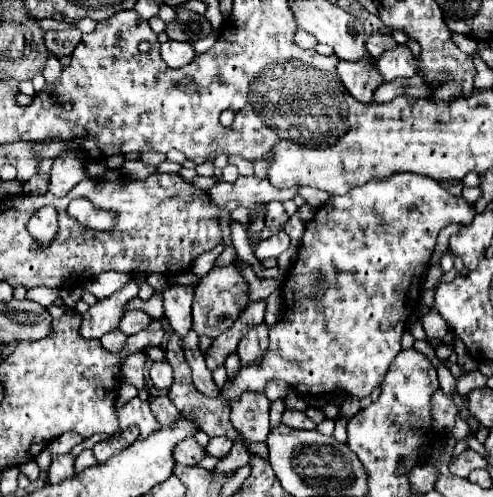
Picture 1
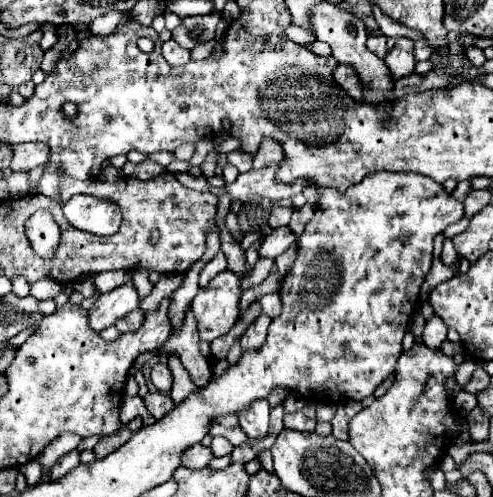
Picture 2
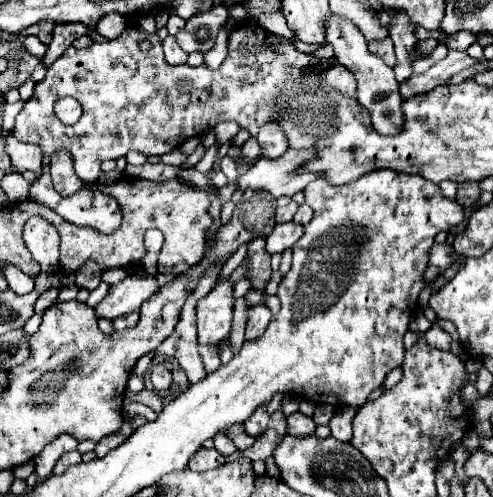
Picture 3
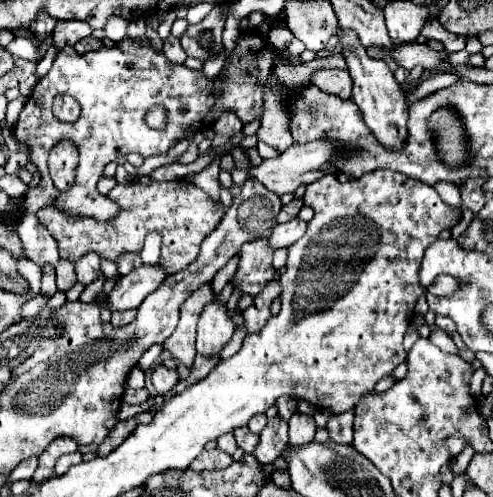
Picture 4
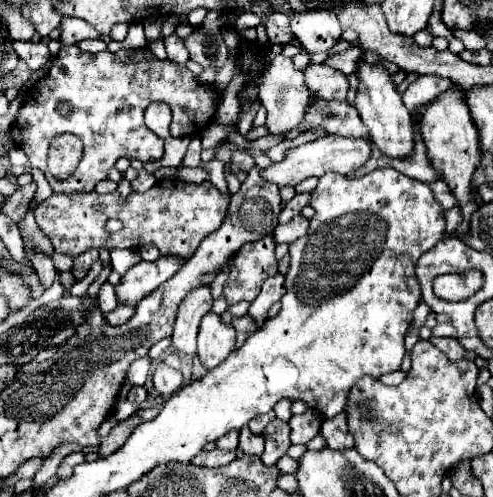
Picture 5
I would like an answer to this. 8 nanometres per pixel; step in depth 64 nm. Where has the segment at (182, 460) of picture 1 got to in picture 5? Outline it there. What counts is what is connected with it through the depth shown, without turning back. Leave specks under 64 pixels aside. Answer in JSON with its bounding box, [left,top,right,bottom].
[192,448,236,468]

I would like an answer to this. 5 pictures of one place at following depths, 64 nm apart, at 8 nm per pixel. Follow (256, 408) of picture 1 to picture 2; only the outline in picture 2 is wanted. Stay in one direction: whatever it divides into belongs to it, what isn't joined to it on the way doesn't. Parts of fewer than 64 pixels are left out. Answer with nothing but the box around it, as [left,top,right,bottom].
[238,400,270,440]

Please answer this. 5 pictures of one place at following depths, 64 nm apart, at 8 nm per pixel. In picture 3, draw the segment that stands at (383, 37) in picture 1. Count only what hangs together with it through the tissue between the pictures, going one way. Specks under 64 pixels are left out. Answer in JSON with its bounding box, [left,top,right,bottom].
[368,38,394,66]

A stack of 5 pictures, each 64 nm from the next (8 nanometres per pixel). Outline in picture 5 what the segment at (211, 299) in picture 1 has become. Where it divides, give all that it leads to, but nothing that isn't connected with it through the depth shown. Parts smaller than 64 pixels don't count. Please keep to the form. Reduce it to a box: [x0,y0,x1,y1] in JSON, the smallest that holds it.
[198,310,236,370]

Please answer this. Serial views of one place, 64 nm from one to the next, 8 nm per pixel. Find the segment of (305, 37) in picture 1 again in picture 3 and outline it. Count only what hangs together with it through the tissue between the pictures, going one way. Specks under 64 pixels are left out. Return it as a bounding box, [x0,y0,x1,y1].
[258,12,296,40]

